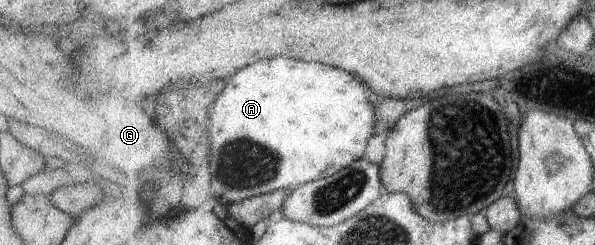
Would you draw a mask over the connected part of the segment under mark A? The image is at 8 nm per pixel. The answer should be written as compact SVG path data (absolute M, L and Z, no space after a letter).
M274 57L273 59L264 59L244 67L227 81L226 88L215 100L209 116L211 146L208 163L214 176L212 181L214 196L221 203L230 206L232 203L237 203L262 193L290 187L296 188L308 184L310 181L332 176L343 168L349 167L354 161L362 159L369 140L375 134L377 122L376 104L370 102L370 99L368 100L371 92L373 90L362 79L358 79L355 74L348 71L344 72L344 69L335 66L324 66L324 64L318 63L310 64L306 61Z

